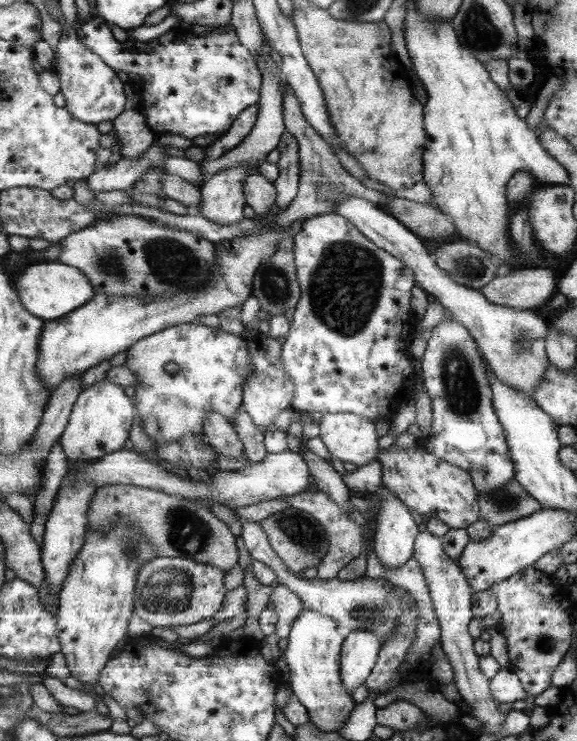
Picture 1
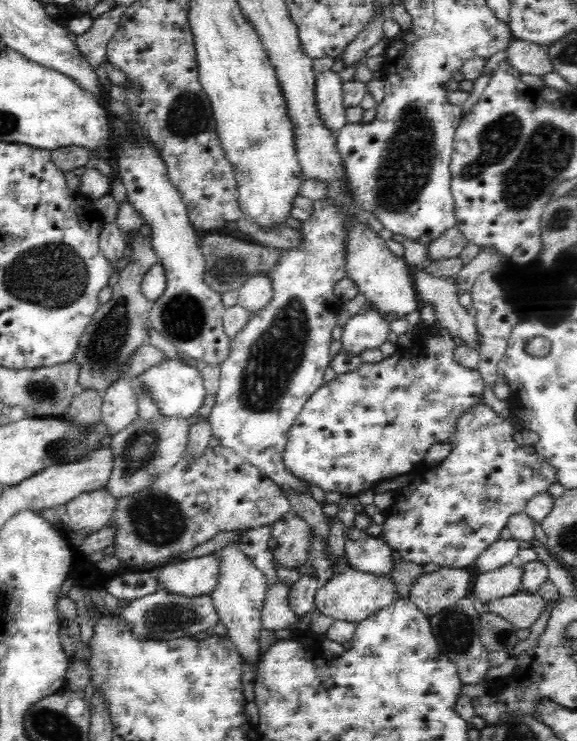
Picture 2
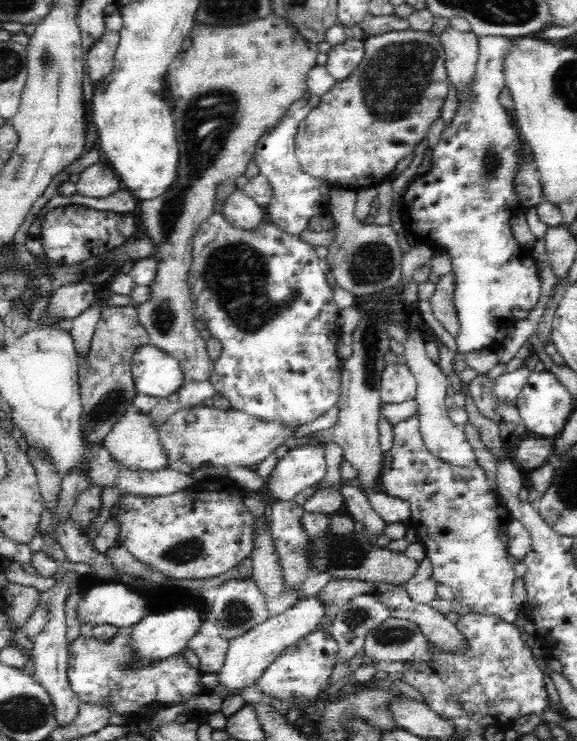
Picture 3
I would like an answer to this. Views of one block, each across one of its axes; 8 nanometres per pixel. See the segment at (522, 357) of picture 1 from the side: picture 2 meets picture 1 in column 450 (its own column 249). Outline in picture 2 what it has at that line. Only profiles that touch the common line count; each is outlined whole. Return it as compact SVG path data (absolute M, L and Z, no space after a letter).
M256 274L249 276L237 292L237 305L246 309L251 316L256 316L260 309L268 308L274 296L271 280Z

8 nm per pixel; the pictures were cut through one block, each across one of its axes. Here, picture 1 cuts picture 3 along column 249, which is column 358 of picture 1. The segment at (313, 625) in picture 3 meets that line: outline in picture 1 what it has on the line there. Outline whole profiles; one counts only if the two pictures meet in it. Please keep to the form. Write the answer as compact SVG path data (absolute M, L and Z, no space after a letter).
M358 630L349 632L342 642L341 676L343 685L354 689L369 676L377 658L379 638L371 631Z

